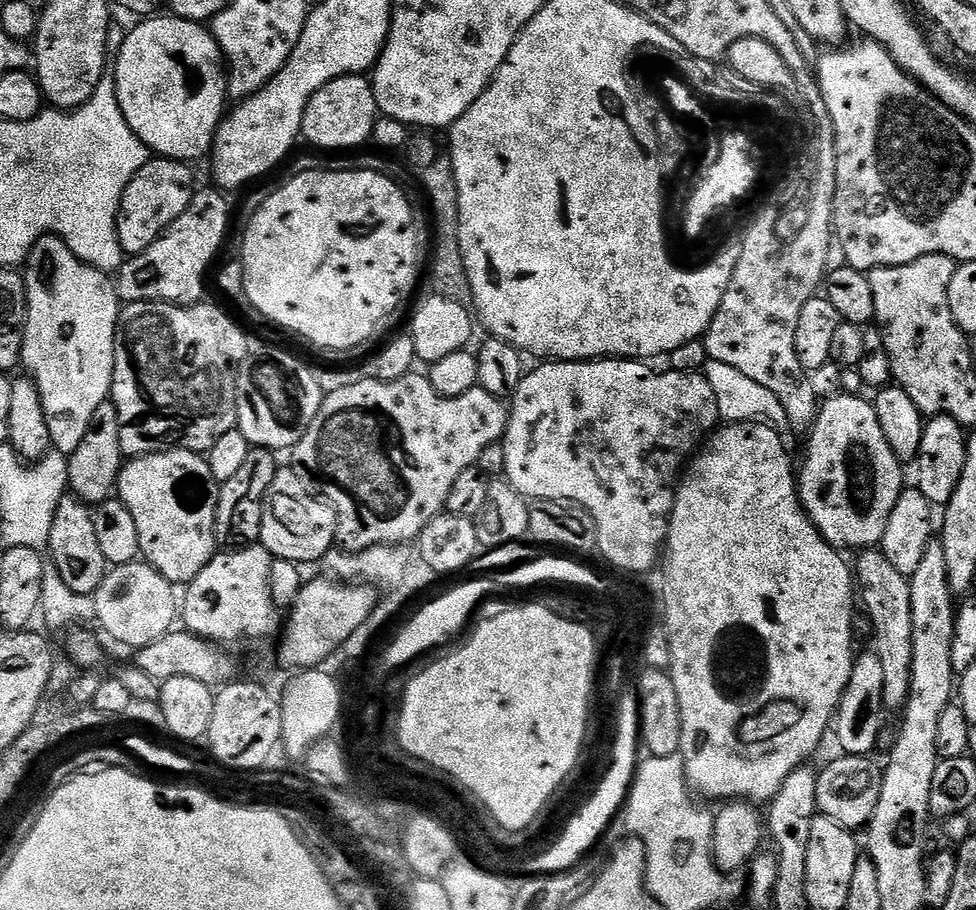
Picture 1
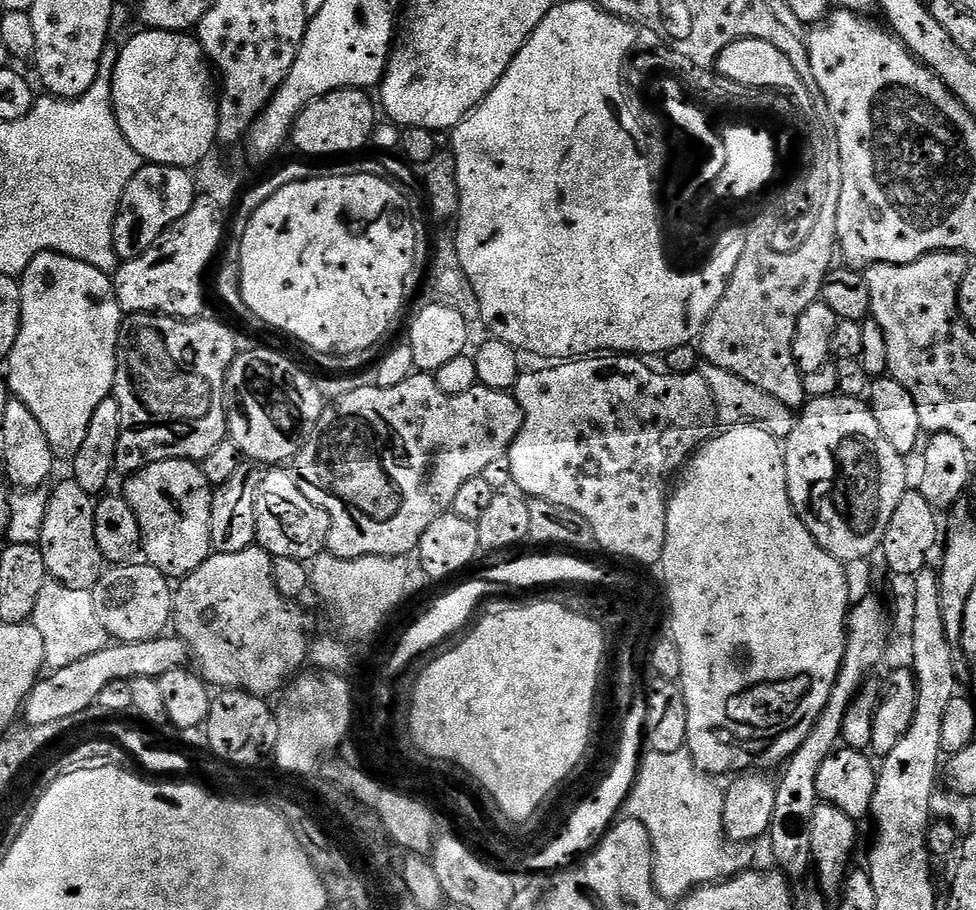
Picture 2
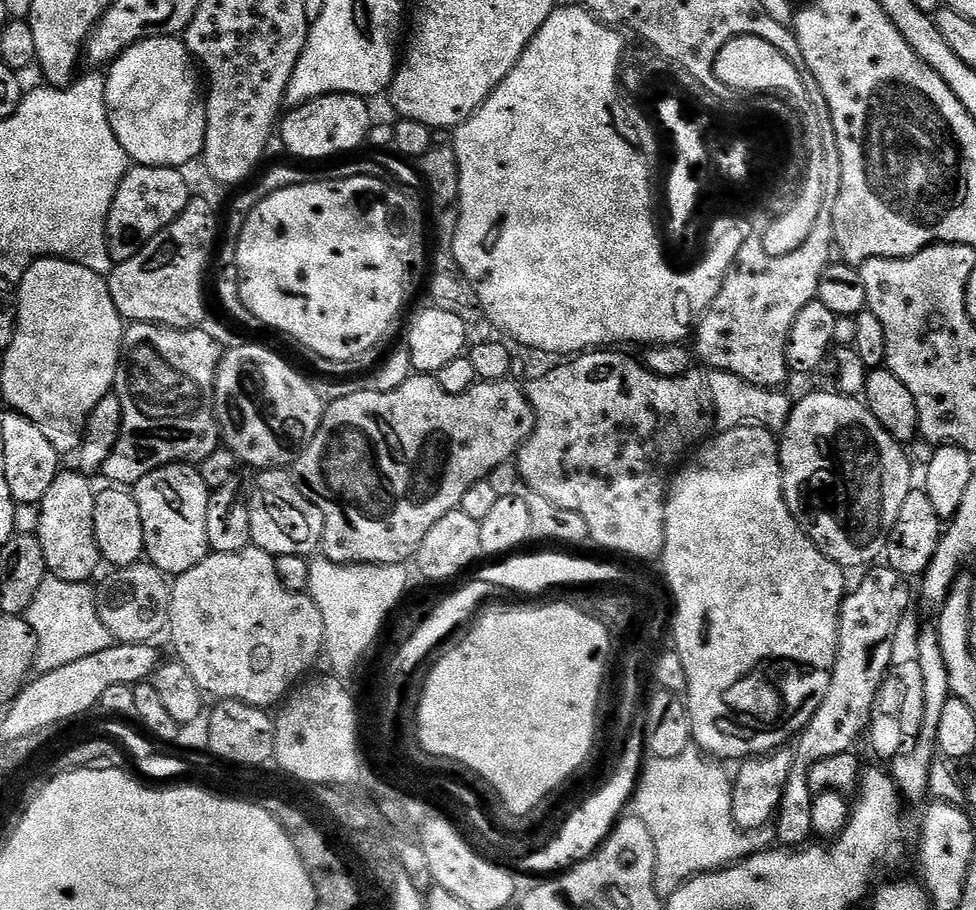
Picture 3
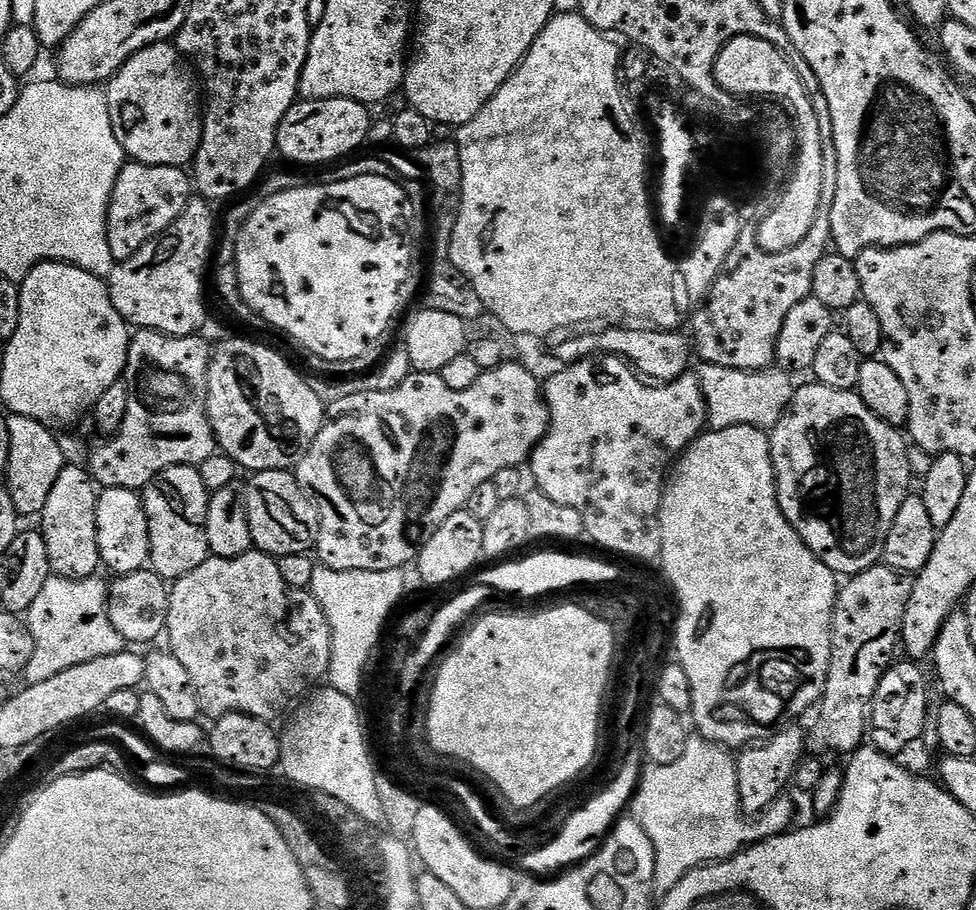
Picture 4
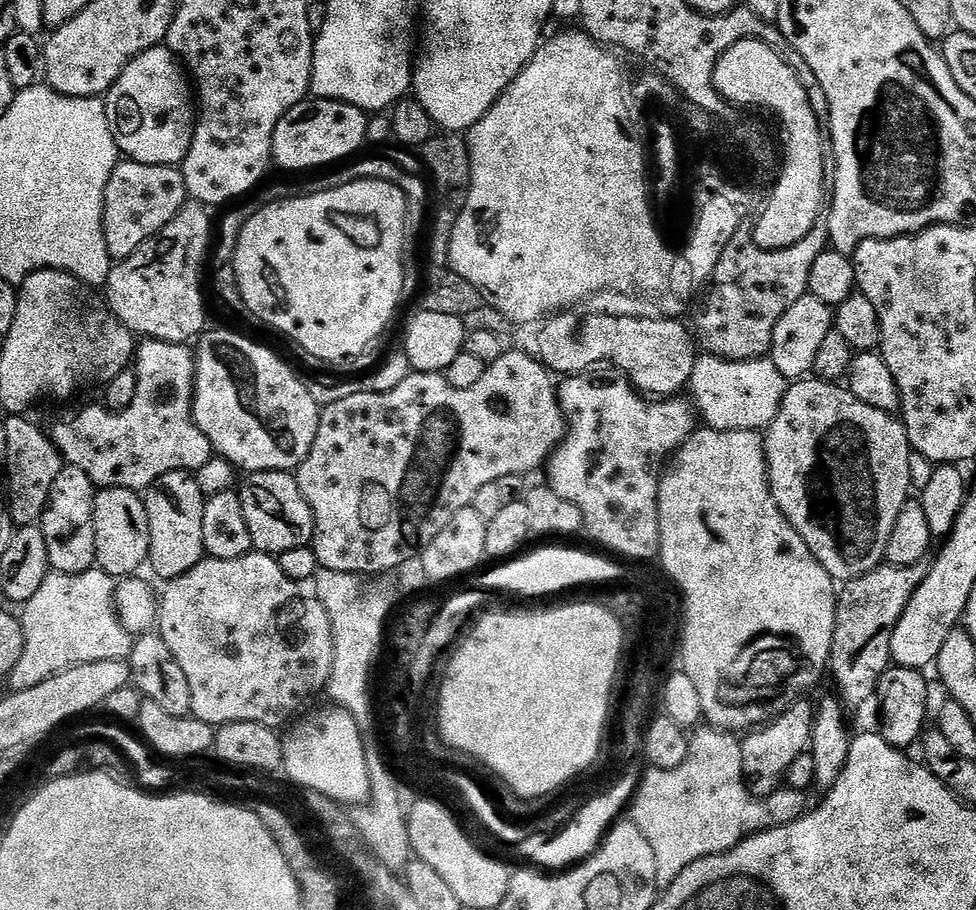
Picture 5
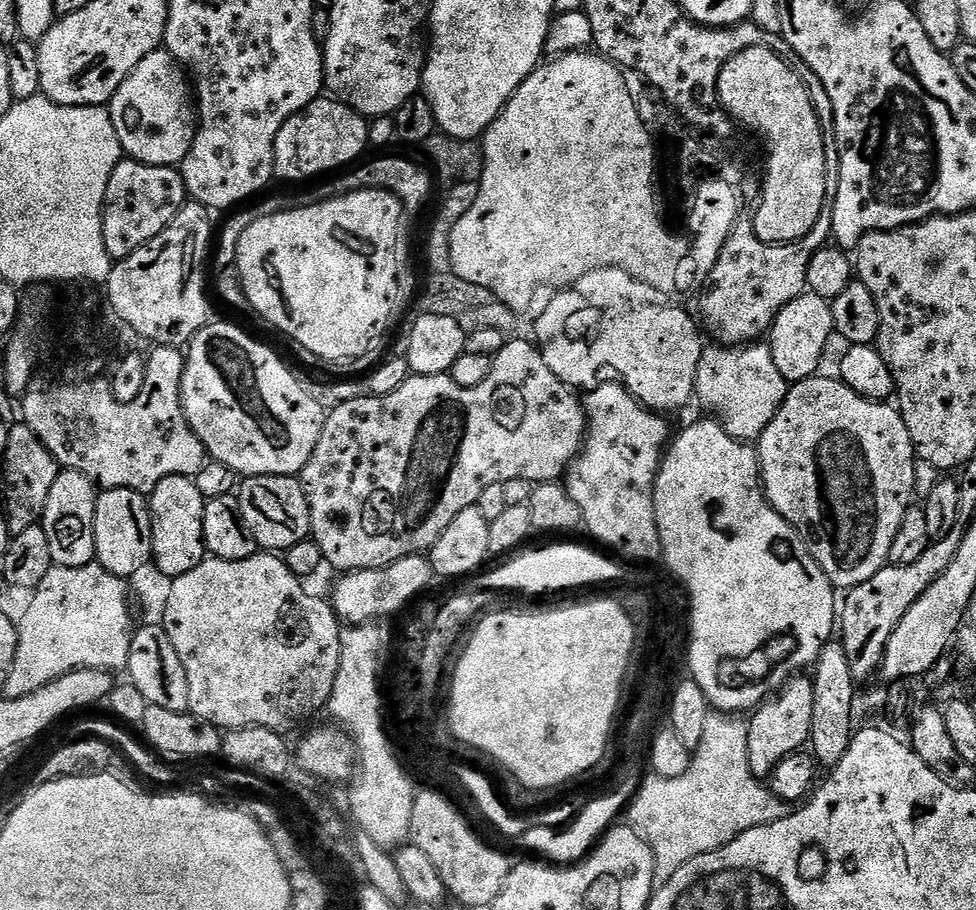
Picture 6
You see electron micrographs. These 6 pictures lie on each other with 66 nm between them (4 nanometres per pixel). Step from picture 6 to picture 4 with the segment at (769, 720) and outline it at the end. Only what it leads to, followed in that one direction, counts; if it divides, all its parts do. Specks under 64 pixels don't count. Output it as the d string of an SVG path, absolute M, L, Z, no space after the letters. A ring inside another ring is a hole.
M800 726L781 728L767 740L751 745L736 756L738 770L738 794L740 805L746 814L764 812L779 796L785 795L787 784L793 783L796 767L806 756L806 732Z

